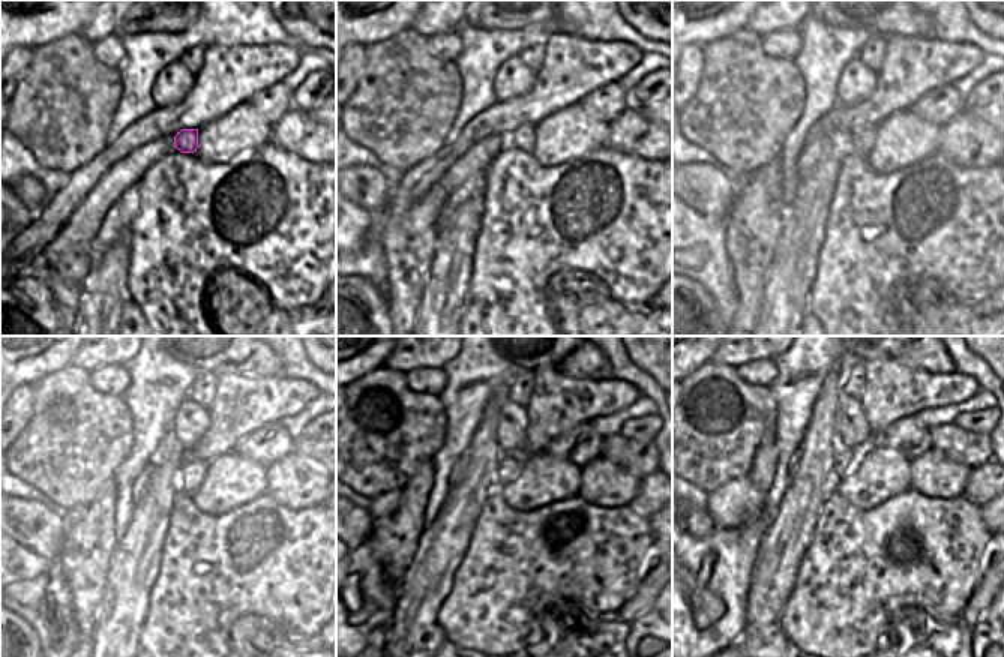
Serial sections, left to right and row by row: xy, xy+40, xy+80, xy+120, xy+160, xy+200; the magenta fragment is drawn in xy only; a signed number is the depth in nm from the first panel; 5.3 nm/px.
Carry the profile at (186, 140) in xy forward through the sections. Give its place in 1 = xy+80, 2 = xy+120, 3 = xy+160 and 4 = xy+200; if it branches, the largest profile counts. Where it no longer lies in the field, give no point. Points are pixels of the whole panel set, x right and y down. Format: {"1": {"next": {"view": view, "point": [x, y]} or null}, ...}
{"1": {"next": {"view": "xy+80", "point": [860, 141]}}, "2": {"next": {"view": "xy+120", "point": [191, 471]}}, "3": {"next": {"view": "xy+160", "point": [518, 467]}}, "4": {"next": {"view": "xy+200", "point": [845, 459]}}}

